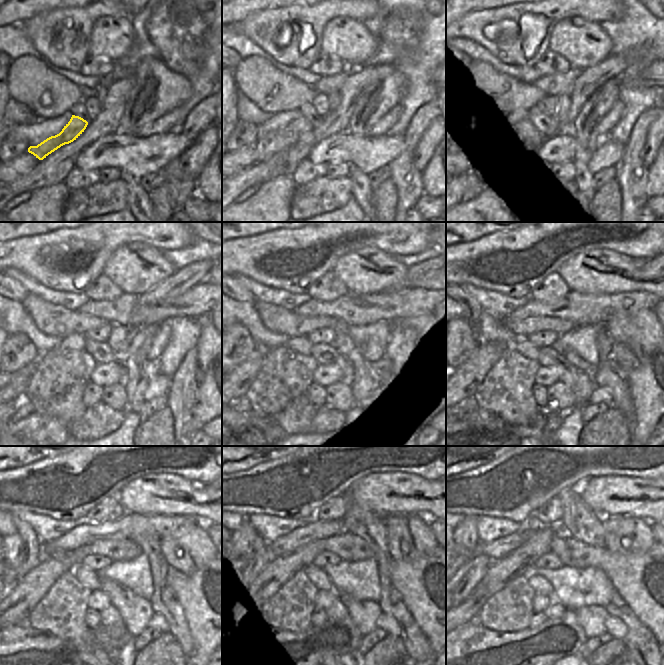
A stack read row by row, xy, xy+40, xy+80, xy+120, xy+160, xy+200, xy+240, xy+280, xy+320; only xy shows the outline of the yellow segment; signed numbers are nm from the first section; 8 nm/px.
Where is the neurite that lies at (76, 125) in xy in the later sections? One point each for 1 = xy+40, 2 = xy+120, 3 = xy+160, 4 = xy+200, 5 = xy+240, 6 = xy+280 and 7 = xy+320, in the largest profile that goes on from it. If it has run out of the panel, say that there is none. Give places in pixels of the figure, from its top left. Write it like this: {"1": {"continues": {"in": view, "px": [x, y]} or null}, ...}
{"1": {"continues": {"in": "xy+40", "px": [265, 147]}}, "2": {"continues": {"in": "xy+120", "px": [56, 387]}}, "3": {"continues": {"in": "xy+160", "px": [280, 390]}}, "4": {"continues": {"in": "xy+200", "px": [506, 390]}}, "5": {"continues": {"in": "xy+240", "px": [62, 612]}}, "6": {"continues": {"in": "xy+280", "px": [287, 611]}}, "7": {"continues": {"in": "xy+320", "px": [509, 610]}}}

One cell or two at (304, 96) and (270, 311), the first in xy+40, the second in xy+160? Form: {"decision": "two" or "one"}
{"decision": "one"}

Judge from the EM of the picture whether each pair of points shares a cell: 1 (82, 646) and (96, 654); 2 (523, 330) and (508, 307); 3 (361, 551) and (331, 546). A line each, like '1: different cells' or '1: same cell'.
1: same cell
2: different cells
3: same cell

